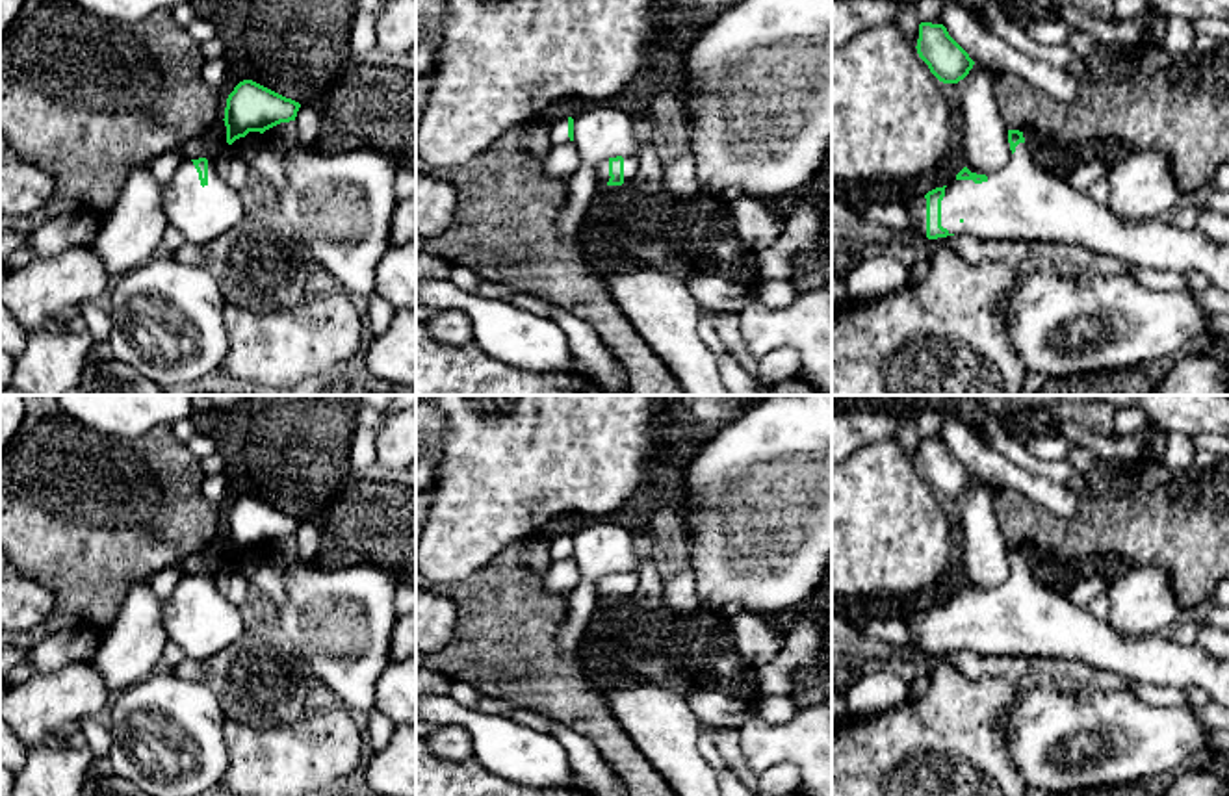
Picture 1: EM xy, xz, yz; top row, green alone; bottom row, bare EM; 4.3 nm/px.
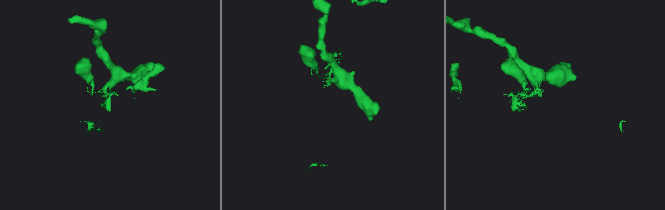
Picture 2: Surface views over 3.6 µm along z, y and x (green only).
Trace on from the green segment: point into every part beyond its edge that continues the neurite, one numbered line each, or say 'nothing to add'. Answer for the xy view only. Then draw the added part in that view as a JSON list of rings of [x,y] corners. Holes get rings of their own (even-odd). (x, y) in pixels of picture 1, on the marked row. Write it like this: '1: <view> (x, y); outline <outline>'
1: xy (203, 214); outline [[[215,158],[208,160],[204,187],[193,161],[184,160],[173,180],[162,189],[162,208],[169,225],[195,245],[221,238],[247,213],[241,193],[219,176]]]

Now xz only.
1: xz (604, 177); outline [[[609,160],[598,163],[598,189],[602,191],[616,191],[618,186],[609,186]]]

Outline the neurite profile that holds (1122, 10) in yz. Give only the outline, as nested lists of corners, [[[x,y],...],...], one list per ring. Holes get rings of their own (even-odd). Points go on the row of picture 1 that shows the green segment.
[[[1114,0],[1112,17],[1116,20],[1127,20],[1132,17],[1155,15],[1149,0]]]

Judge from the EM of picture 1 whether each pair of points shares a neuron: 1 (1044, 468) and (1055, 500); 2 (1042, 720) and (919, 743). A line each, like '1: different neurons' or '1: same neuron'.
1: different neurons
2: different neurons

